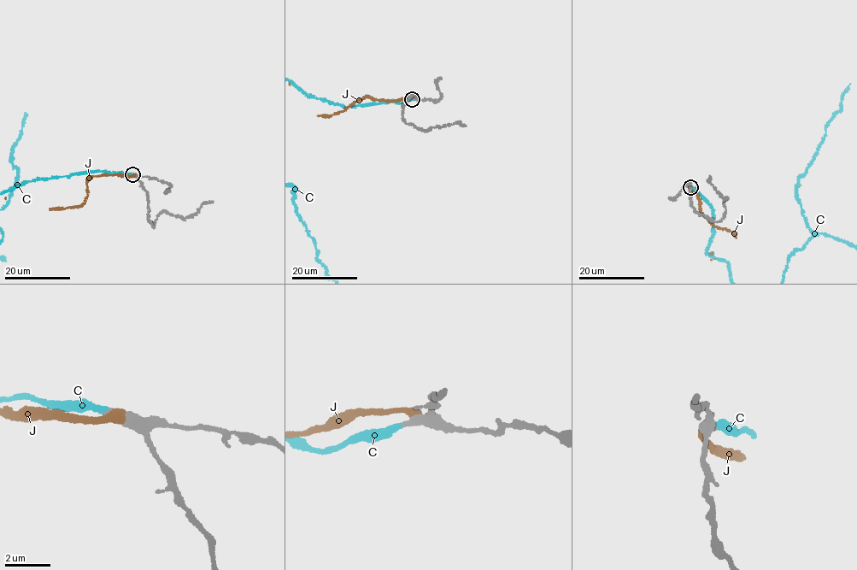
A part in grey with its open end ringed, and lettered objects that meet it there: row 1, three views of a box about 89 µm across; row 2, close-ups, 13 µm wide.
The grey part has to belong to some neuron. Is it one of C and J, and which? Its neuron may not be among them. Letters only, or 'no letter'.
C

